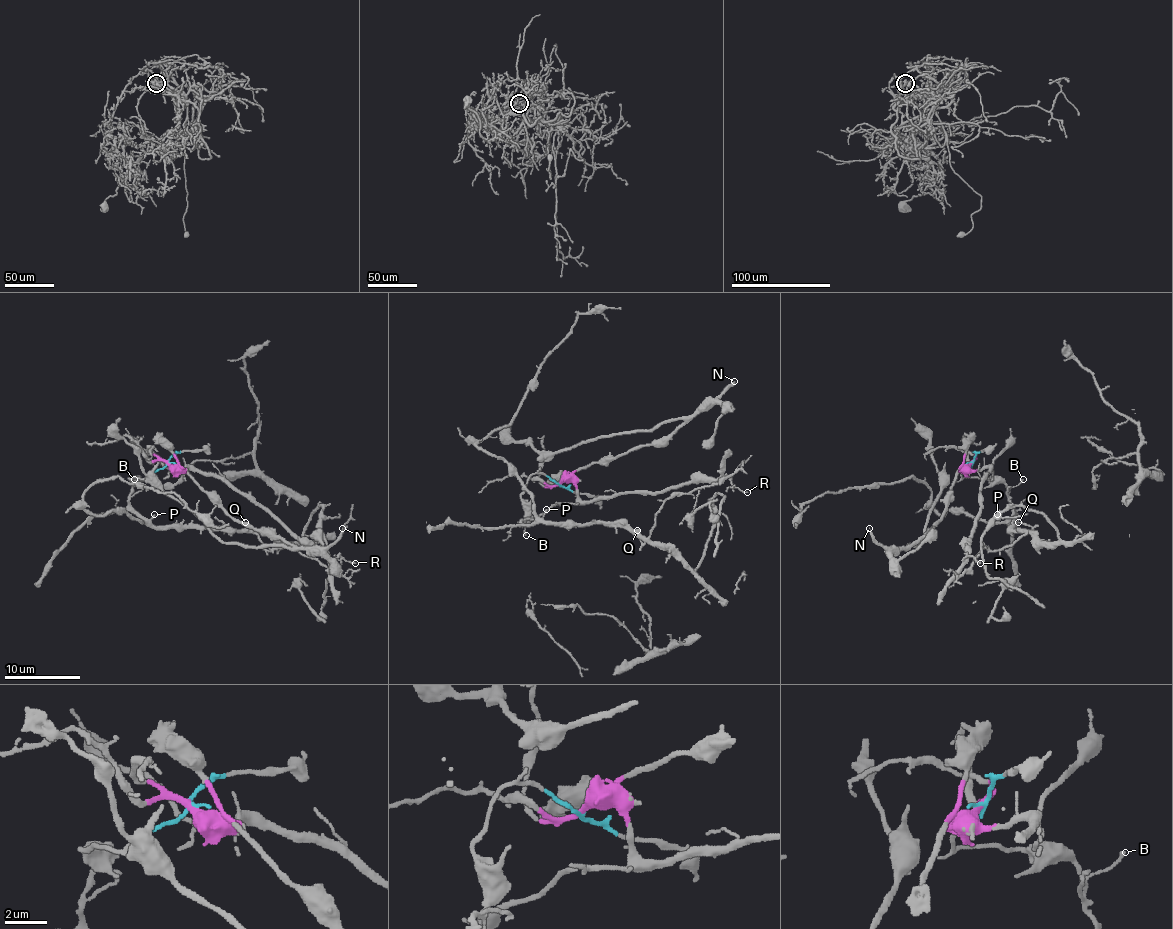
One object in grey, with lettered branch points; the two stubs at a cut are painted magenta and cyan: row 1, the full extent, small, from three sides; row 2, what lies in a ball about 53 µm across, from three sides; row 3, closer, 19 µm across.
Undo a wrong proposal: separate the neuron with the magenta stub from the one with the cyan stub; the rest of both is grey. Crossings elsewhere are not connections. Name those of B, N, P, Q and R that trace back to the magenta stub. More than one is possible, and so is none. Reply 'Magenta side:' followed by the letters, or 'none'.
Magenta side: N, R

